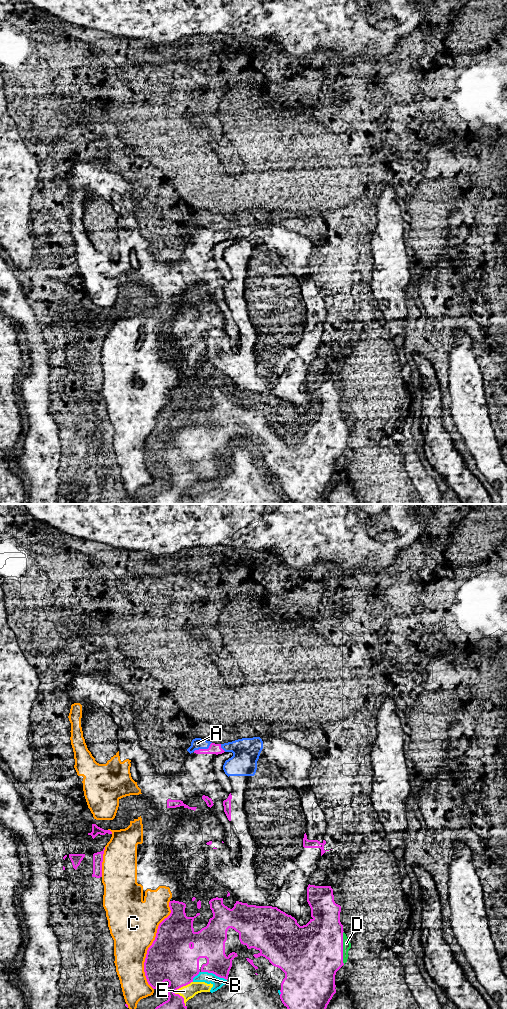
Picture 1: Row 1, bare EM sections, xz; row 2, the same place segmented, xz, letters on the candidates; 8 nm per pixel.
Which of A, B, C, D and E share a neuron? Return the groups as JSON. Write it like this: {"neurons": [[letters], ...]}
{"neurons": [["A", "C"], ["B", "D", "E"]]}

